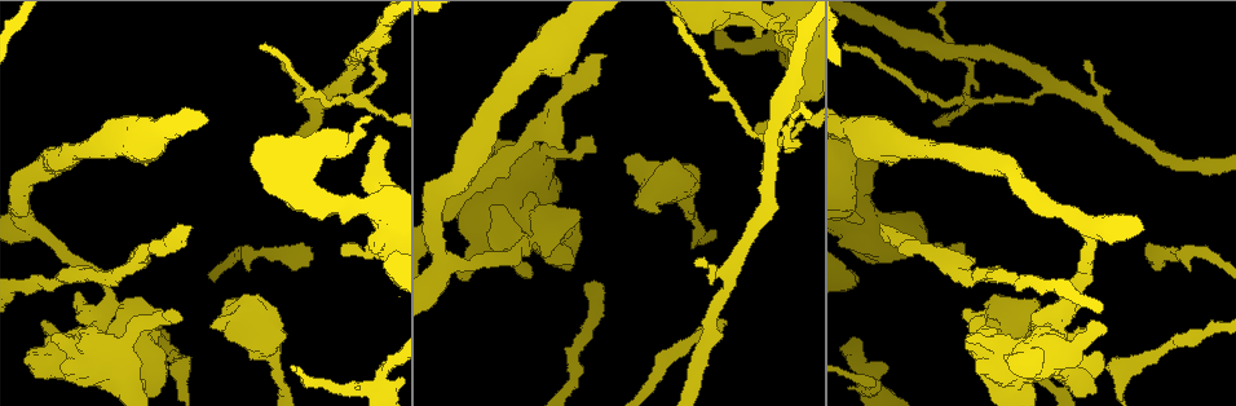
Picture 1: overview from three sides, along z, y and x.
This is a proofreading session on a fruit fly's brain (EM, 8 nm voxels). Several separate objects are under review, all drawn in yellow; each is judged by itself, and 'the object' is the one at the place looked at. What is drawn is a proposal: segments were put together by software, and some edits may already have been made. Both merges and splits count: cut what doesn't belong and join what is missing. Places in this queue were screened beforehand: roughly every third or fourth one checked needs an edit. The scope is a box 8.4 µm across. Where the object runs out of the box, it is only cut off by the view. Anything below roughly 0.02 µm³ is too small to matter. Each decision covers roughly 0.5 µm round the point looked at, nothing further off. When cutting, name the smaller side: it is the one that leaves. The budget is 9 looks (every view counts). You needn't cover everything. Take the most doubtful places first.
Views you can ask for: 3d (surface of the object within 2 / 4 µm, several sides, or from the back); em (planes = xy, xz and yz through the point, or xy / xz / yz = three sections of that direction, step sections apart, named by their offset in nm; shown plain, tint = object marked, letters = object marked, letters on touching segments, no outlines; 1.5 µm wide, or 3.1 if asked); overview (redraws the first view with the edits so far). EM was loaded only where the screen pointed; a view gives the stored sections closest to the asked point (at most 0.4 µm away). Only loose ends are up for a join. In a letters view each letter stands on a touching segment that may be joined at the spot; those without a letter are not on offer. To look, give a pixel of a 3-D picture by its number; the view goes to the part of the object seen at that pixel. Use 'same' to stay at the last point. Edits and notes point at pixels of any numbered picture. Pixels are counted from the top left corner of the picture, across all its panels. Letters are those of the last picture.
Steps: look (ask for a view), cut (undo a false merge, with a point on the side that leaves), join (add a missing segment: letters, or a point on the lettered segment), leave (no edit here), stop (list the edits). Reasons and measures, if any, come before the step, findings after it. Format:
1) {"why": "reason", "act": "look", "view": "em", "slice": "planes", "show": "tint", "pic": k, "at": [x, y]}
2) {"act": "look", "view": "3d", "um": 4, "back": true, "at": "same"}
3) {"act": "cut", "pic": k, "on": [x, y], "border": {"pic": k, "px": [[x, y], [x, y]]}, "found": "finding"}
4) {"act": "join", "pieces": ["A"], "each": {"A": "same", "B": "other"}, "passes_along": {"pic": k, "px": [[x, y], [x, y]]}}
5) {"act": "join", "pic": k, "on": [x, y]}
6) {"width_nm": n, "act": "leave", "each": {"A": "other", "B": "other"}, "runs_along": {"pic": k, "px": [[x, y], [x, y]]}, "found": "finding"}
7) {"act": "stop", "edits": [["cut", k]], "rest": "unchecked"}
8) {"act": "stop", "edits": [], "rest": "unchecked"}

{"why": "free end", "act": "look", "view": "em", "slice": "planes", "show": "letters", "pic": 1, "at": [636, 157]}

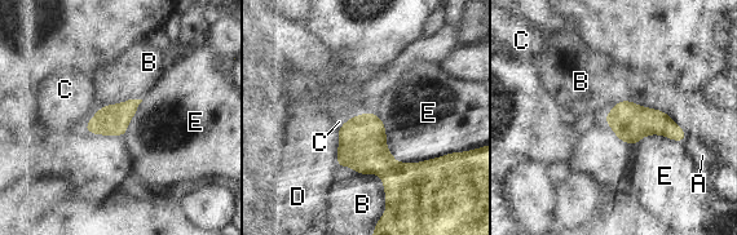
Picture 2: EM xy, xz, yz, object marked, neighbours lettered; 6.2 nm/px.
{"act": "leave", "each": {"A": "other", "B": "other", "C": "other", "D": "other", "E": "other"}, "border": {"pic": 2, "px": [[373, 112], [396, 162], [450, 154]]}, "found": "none of them fits"}

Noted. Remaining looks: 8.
{"why": "end of a long branch", "act": "look", "view": "3d", "um": 4, "pic": 1, "at": [961, 252]}

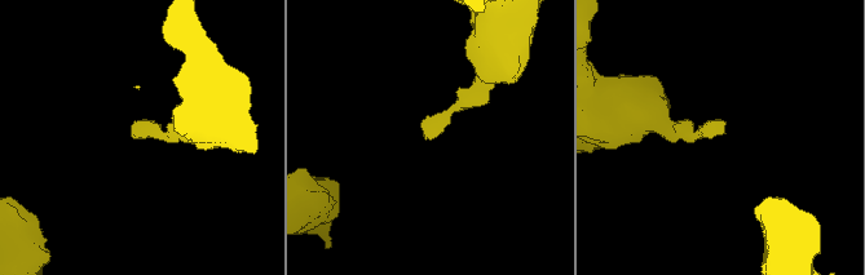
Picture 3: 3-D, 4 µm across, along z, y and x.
{"why": "need the tissue", "act": "look", "view": "em", "slice": "planes", "show": "tint", "pic": 3, "at": [134, 130]}

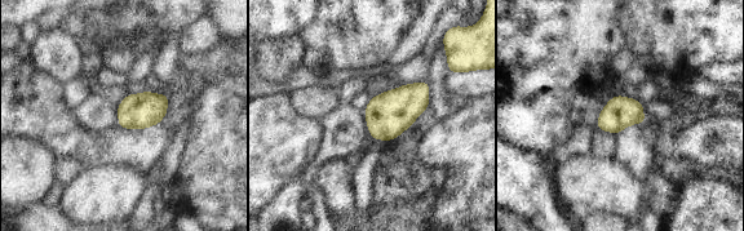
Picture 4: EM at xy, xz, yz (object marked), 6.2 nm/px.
{"act": "look", "view": "em", "slice": "planes", "show": "letters", "at": "same"}

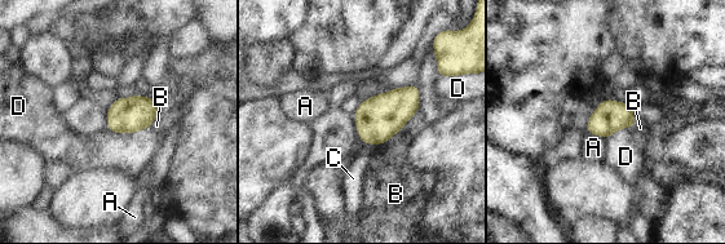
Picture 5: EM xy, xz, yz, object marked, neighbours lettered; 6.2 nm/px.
{"act": "join", "pieces": ["C"], "each": {"A": "other", "B": "other", "C": "same", "D": "other"}, "passes_along": {"pic": 5, "px": [[610, 116], [632, 116], [646, 115]]}, "found": "the neuron continues"}

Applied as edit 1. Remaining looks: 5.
{"why": "see it whole again", "act": "look", "view": "overview"}

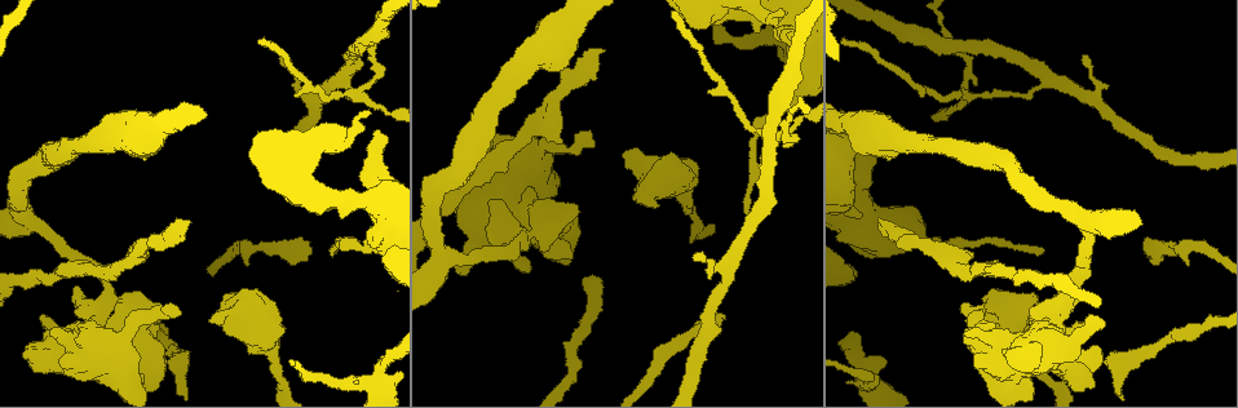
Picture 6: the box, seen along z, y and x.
{"why": "branch stops here", "act": "look", "view": "3d", "um": 4, "pic": 6, "at": [28, 350]}

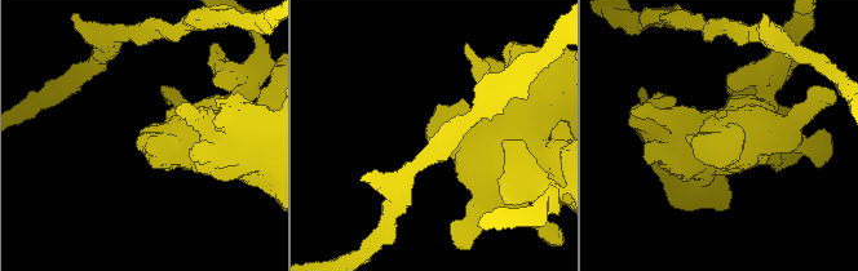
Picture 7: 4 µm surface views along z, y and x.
{"act": "look", "view": "em", "slice": "planes", "show": "letters", "pic": 7, "at": [743, 130]}

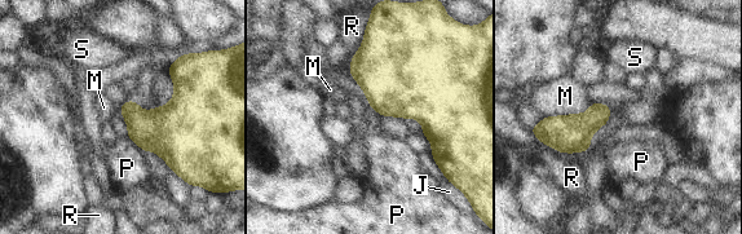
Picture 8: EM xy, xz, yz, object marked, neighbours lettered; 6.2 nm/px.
{"longest_contact_nm": ["M", 320], "act": "leave", "each": {"J": "other", "M": "other", "P": "other", "R": "other", "S": "other"}, "found": "no lettered segment goes on from it"}

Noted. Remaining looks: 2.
{"why": "an open end", "act": "look", "view": "3d", "um": 2, "pic": 6, "at": [1042, 249]}

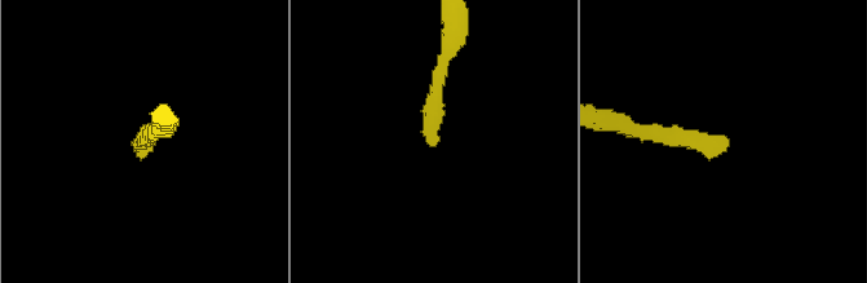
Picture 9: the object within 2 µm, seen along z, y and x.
{"act": "look", "view": "em", "slice": "planes", "show": "letters", "pic": 9, "at": [724, 136]}

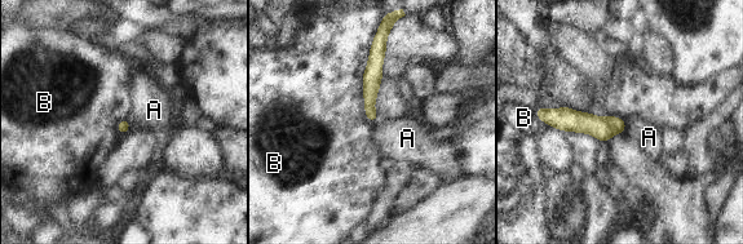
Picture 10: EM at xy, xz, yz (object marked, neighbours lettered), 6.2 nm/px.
{"act": "leave", "each": {"A": "other", "B": "other"}, "border": {"pic": 10, "px": [[362, 74], [363, 111], [371, 123]]}, "found": "none of them fits"}

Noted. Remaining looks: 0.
{"act": "stop", "edits": [["join", 5]], "rest": "unchecked"}

